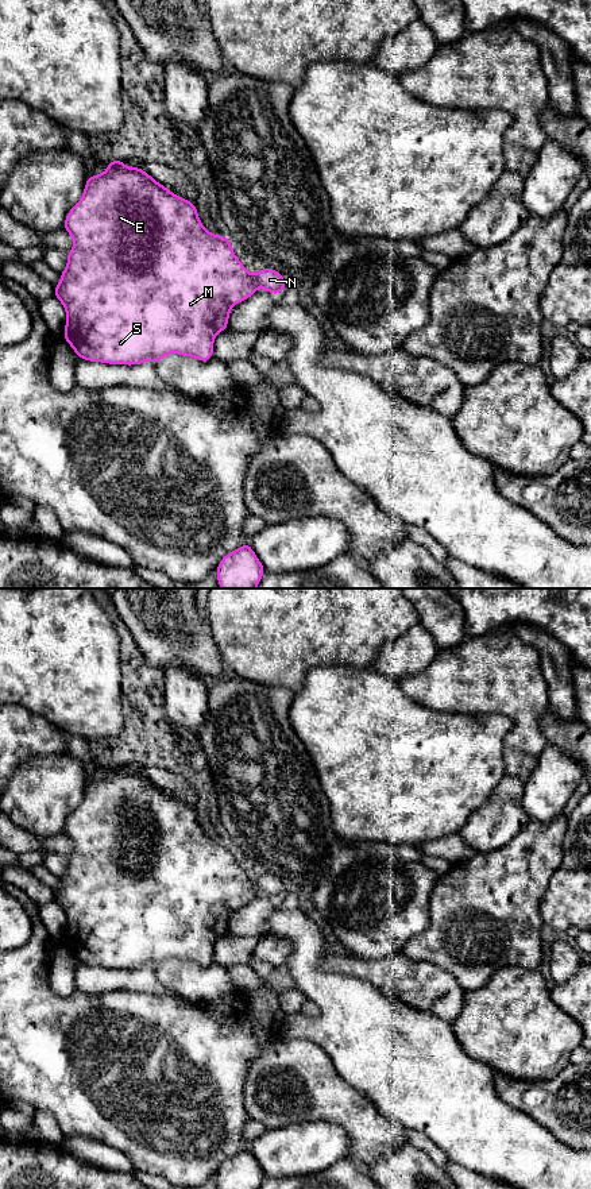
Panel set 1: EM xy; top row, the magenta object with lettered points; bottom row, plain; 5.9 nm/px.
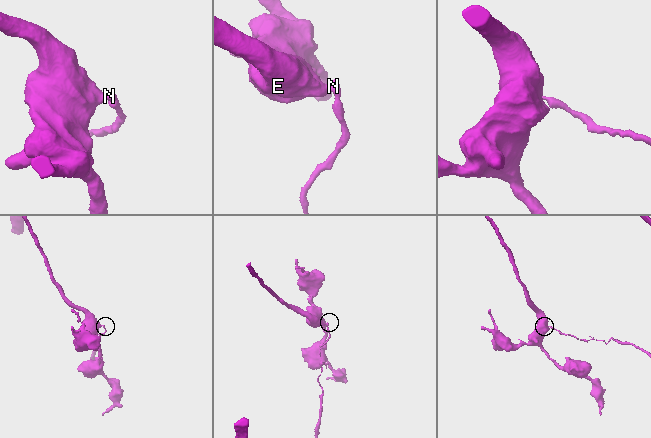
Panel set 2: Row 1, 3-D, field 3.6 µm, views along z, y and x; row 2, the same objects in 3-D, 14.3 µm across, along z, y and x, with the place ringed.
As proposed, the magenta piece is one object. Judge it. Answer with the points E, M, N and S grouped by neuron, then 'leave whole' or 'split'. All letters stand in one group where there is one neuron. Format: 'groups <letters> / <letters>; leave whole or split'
groups E M S / N; split

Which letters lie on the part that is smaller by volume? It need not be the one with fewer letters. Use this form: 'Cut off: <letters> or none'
Cut off: N

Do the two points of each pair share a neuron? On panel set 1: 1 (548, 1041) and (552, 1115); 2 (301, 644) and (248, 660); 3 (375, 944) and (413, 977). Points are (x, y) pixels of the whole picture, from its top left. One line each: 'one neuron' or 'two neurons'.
1: two neurons
2: one neuron
3: two neurons

